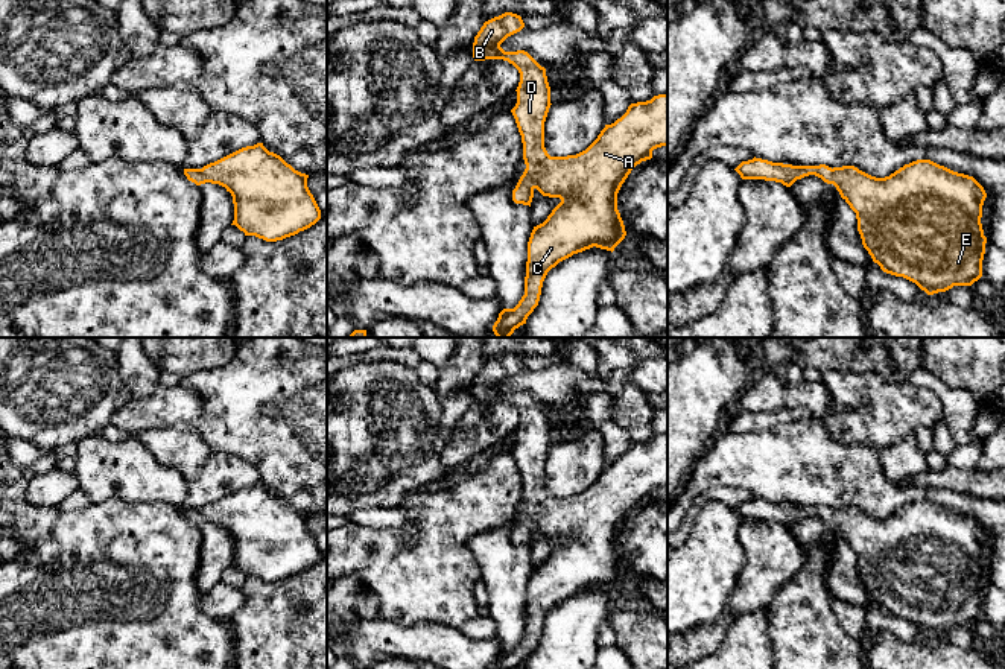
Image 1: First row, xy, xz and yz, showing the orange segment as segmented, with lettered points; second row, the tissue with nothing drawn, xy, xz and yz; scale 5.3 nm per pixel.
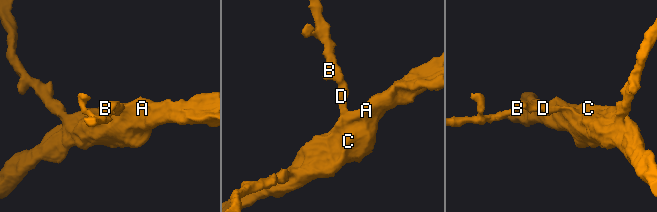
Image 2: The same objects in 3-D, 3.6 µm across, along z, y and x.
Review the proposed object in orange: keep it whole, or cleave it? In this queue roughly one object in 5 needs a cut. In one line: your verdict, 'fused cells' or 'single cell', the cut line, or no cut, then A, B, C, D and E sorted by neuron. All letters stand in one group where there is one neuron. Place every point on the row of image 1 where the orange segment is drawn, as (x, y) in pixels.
single cell; no cut; A B C D E

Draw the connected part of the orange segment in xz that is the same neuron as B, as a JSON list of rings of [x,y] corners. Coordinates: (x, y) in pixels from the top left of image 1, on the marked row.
[[[505,12],[483,23],[473,43],[474,61],[503,59],[520,73],[517,103],[511,109],[523,143],[526,169],[512,190],[515,204],[529,205],[537,189],[543,196],[560,198],[561,202],[547,219],[534,227],[528,242],[525,295],[514,309],[503,309],[493,325],[497,338],[509,338],[515,328],[526,324],[528,316],[538,306],[543,281],[560,262],[593,246],[614,251],[626,231],[617,210],[617,193],[642,161],[652,158],[652,151],[667,146],[667,93],[651,100],[631,103],[626,113],[611,125],[605,125],[598,138],[582,152],[567,157],[550,157],[544,147],[544,122],[550,108],[550,87],[546,68],[528,52],[505,52],[500,44],[520,32],[525,23],[520,15]]]

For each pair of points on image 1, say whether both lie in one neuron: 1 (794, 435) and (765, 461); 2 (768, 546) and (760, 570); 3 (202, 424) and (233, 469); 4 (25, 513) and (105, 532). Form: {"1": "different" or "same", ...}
{"1": "same", "2": "same", "3": "different", "4": "different"}

